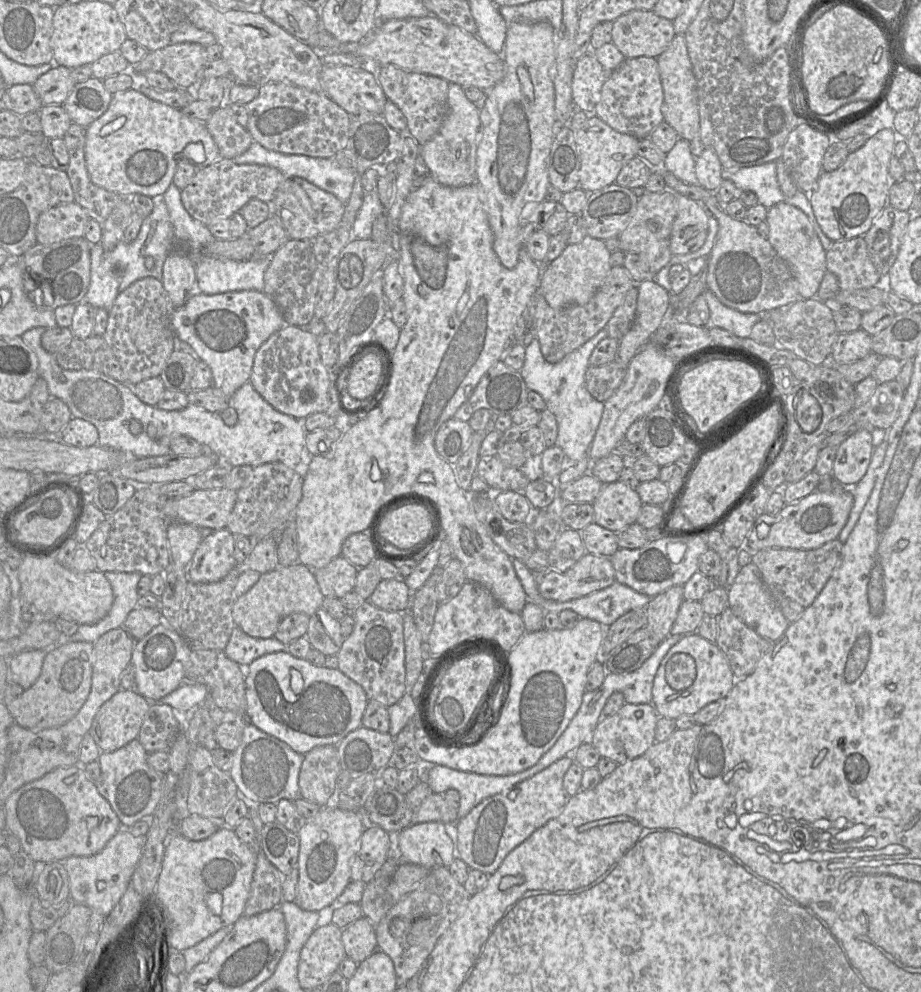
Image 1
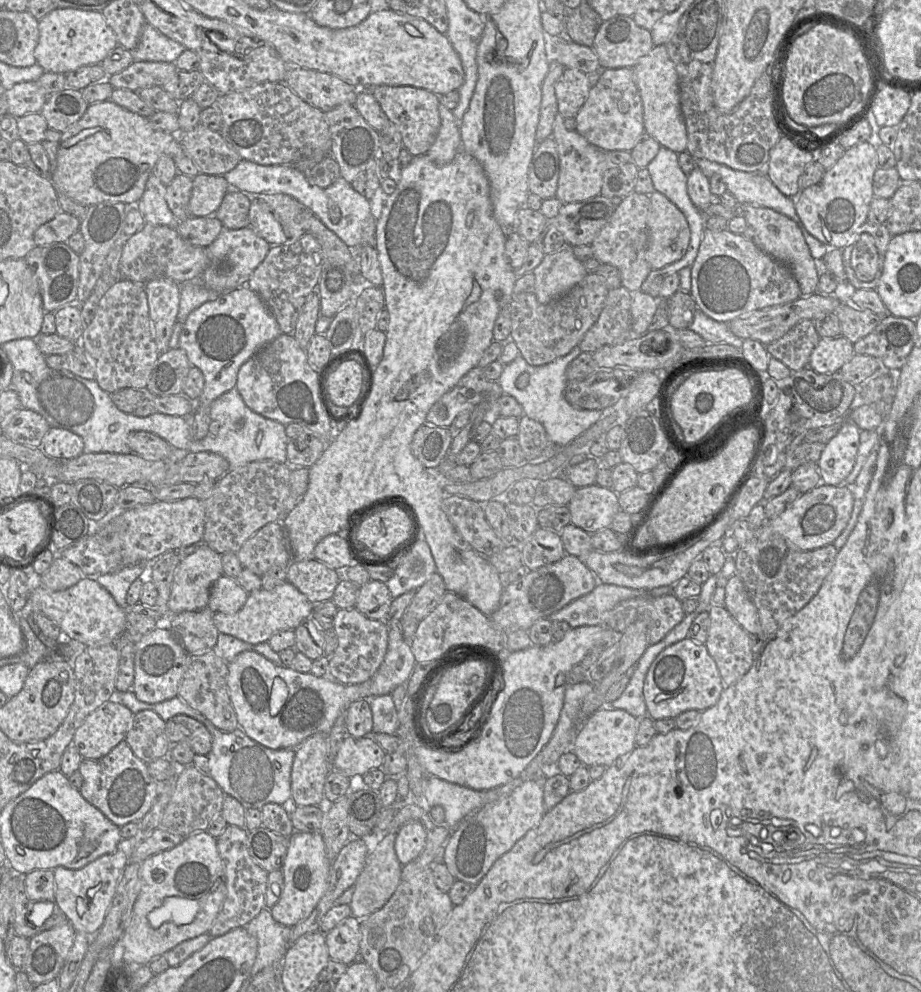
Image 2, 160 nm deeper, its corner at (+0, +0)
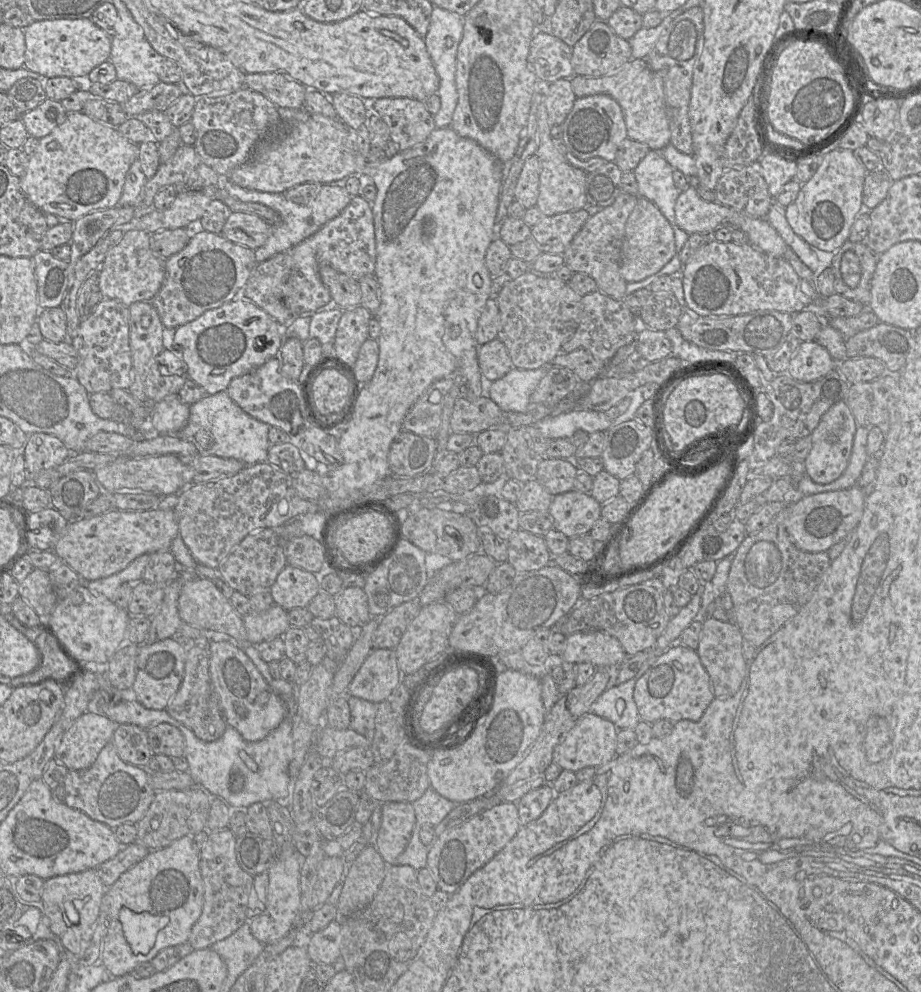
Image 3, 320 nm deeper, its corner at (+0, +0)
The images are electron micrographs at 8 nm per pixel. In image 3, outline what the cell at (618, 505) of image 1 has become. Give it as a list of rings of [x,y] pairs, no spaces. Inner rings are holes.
[[[575,490],[554,496],[548,509],[554,529],[568,538],[589,534],[601,518],[602,504],[590,494]]]

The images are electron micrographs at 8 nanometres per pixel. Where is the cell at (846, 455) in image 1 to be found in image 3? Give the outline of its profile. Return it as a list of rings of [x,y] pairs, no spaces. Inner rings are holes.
[[[845,401],[836,403],[823,415],[811,434],[812,449],[804,460],[805,473],[814,482],[829,484],[843,474],[850,461],[856,430],[856,419]]]

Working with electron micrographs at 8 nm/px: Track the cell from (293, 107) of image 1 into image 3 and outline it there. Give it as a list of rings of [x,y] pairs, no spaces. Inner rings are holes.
[[[243,87],[239,90],[196,97],[190,119],[197,137],[193,144],[202,161],[221,176],[249,159],[268,126],[280,121],[278,106],[261,93]]]

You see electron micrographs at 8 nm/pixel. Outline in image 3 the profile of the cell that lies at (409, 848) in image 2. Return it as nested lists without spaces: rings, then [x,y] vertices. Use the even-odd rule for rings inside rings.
[[[384,802],[382,808],[382,822],[376,838],[376,849],[387,865],[398,865],[396,860],[404,851],[413,834],[416,815],[410,802]]]

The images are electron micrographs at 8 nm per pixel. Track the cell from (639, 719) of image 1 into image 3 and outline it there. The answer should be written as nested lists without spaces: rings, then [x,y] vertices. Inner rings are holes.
[[[592,712],[581,716],[574,726],[565,733],[553,752],[553,762],[563,770],[576,773],[586,767],[601,767],[616,757],[616,739],[619,729],[609,720]]]

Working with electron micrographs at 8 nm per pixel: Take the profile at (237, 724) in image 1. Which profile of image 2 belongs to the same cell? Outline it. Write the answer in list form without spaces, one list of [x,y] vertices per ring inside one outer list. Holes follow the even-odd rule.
[[[186,715],[166,721],[166,736],[171,744],[186,742],[197,755],[207,755],[212,748],[212,735],[201,722]]]

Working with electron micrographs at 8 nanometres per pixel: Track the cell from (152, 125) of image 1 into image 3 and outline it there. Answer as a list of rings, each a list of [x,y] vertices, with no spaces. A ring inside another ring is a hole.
[[[82,111],[72,112],[50,134],[39,139],[25,173],[20,176],[20,185],[28,200],[43,213],[54,214],[60,221],[75,221],[92,211],[118,205],[126,173],[131,164],[138,160],[138,154],[138,144],[122,136],[116,127],[97,122]]]

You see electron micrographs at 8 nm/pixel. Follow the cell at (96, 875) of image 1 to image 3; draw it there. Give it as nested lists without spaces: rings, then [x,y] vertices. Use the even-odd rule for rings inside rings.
[[[97,869],[55,876],[45,880],[41,902],[43,912],[50,919],[50,929],[58,938],[58,943],[64,952],[70,956],[82,955],[93,936],[96,923],[100,916],[102,898],[108,887],[102,882]],[[74,900],[83,900],[81,909],[73,910]]]

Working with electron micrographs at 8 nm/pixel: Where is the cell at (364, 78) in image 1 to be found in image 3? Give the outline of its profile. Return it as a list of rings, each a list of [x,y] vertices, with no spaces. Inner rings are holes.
[[[278,72],[247,73],[244,87],[257,91],[279,107],[304,108],[307,87]]]

